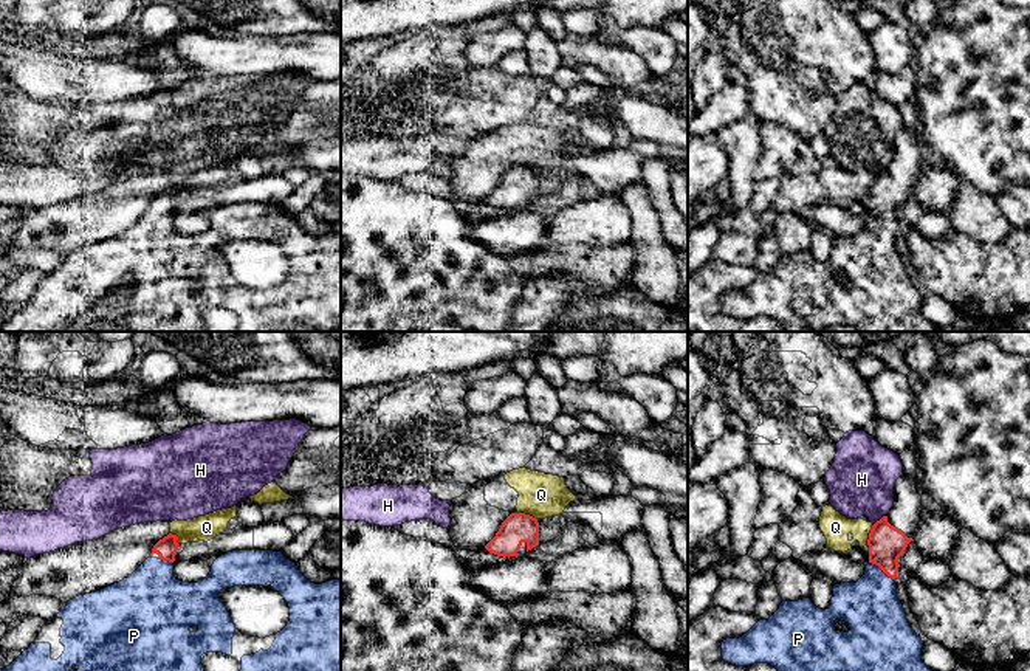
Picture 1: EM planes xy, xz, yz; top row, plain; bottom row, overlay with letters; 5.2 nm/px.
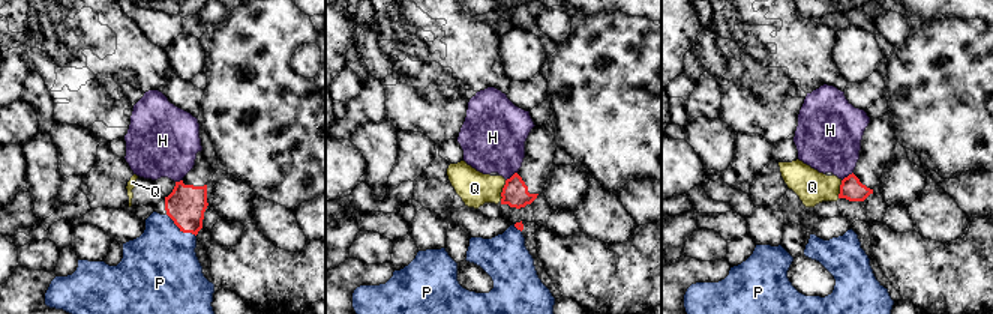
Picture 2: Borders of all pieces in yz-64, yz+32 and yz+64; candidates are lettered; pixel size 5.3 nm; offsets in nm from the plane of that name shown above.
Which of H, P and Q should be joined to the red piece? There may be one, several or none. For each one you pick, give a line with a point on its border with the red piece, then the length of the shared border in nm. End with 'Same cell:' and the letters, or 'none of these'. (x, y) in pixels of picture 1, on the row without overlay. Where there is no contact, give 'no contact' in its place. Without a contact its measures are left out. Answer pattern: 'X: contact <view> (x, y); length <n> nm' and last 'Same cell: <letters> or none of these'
P: contact yz (882, 222); length 160 nm
Same cell: P

